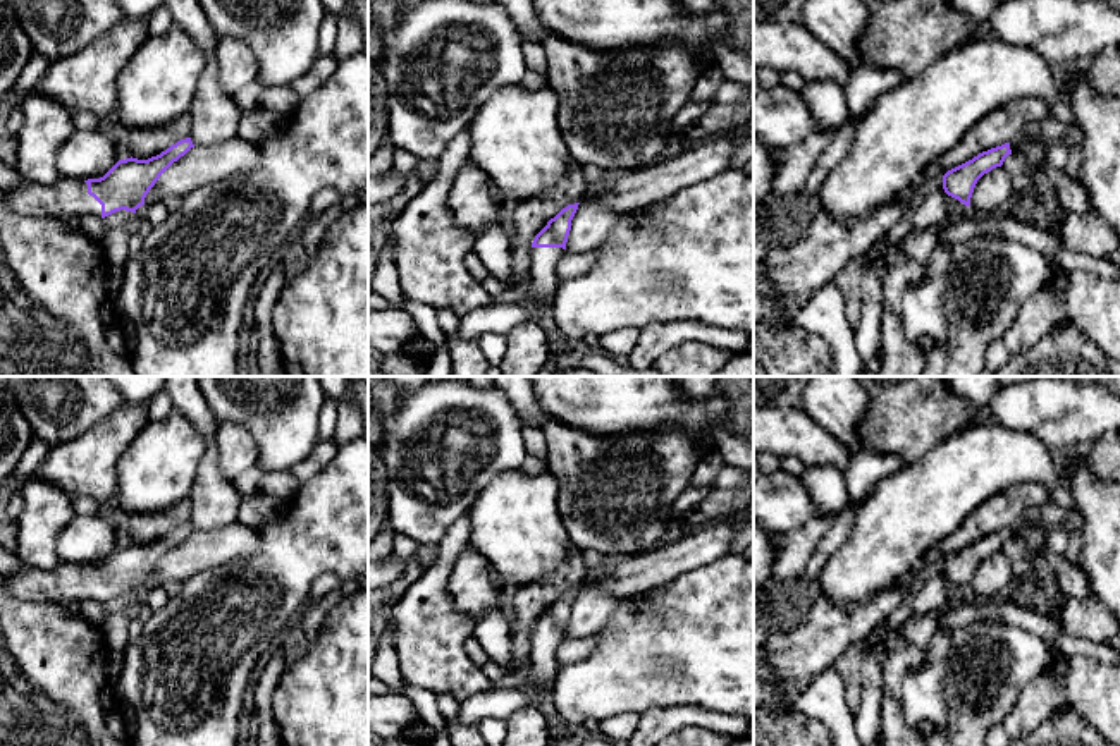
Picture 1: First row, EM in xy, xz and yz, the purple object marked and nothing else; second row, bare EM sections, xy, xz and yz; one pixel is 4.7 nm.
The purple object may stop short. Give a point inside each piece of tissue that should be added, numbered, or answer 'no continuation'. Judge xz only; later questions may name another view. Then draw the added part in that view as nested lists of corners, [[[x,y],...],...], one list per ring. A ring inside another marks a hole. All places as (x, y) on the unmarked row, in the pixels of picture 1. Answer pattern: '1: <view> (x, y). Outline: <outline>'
1: xz (542, 666). Outline: [[[532,633],[526,670],[533,689],[551,693],[556,674],[561,667],[556,653],[564,638],[566,634],[563,633]]]

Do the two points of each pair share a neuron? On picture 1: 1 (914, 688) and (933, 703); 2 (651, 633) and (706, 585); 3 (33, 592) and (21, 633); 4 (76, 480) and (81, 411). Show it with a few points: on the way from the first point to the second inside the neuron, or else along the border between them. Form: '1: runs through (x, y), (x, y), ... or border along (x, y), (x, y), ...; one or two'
1: runs through (919, 690), (928, 698); one
2: runs through (664, 626), (692, 599); one
3: border along (18, 597), (59, 604); two
4: border along (114, 411), (78, 435), (54, 446); two

